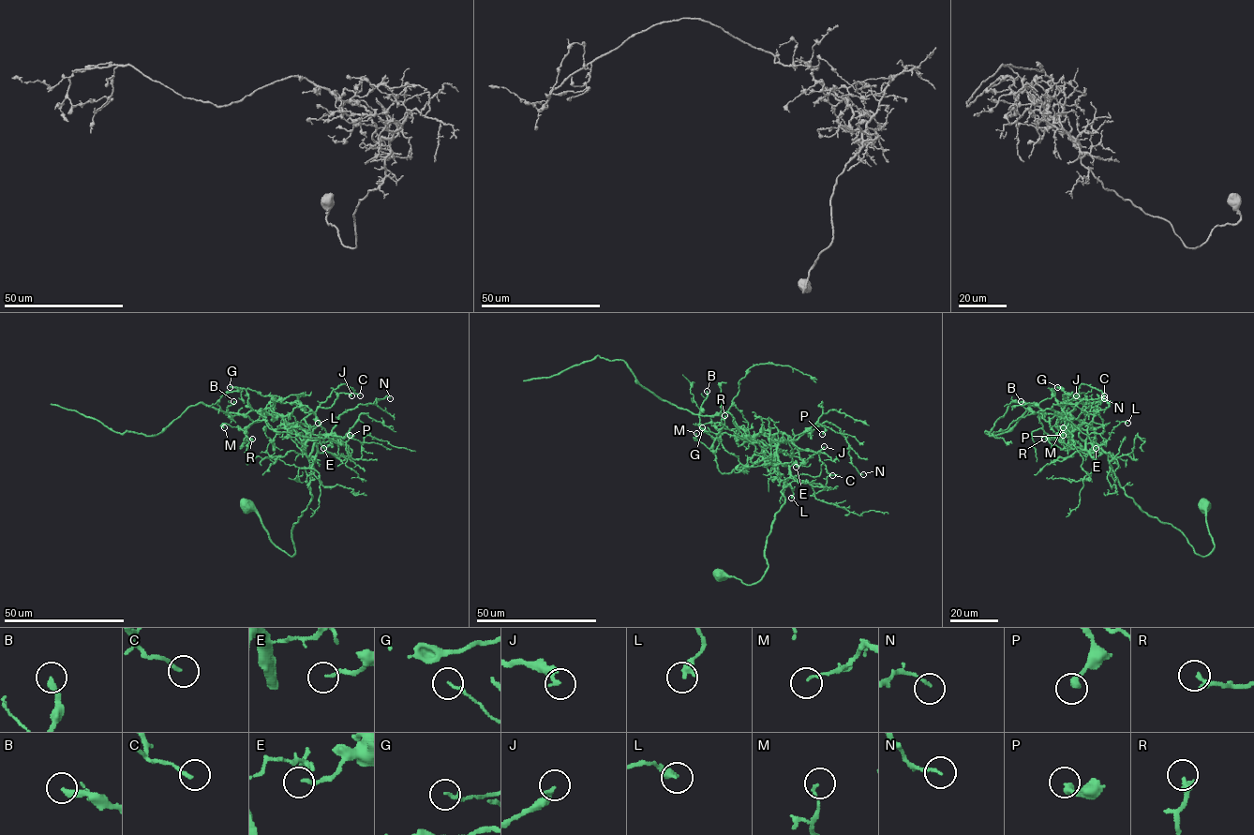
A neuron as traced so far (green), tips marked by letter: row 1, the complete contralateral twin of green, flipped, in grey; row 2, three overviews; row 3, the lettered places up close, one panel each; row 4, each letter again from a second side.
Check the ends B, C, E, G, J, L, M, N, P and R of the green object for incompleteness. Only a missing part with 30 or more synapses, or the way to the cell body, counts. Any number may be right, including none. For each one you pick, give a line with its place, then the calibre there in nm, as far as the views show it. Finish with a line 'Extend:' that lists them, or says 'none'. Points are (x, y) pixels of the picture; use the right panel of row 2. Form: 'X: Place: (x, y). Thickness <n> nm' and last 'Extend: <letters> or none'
Extend: none

